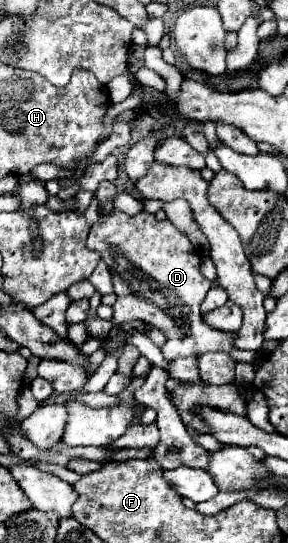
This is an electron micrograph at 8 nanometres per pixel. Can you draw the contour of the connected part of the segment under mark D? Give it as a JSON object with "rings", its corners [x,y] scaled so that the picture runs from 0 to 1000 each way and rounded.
{"rings":[[[389,389],[319,414],[299,451],[319,462],[340,462],[382,492],[396,540],[410,543],[396,562],[396,595],[306,591],[306,613],[319,621],[368,621],[389,599],[486,587],[576,617],[563,654],[583,669],[618,657],[708,654],[722,646],[771,646],[799,654],[819,639],[813,617],[701,595],[694,562],[736,521],[694,503],[694,462],[583,403],[549,407],[521,392],[438,396],[424,389]]]}

